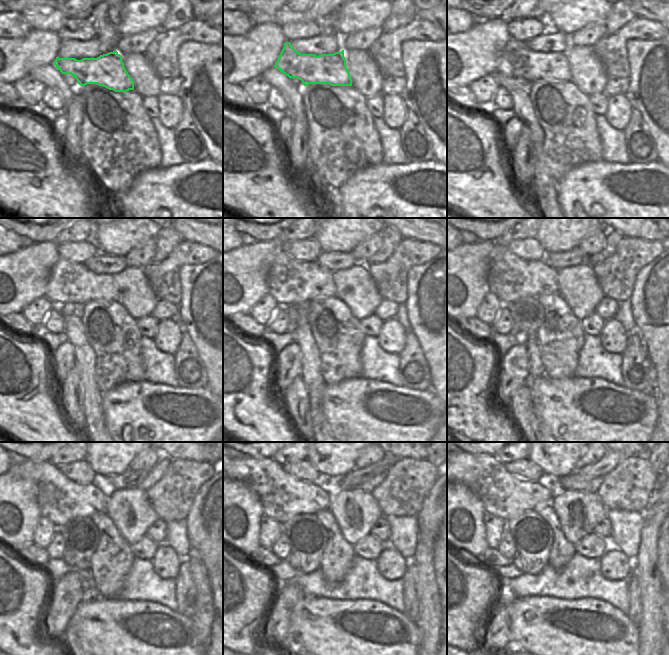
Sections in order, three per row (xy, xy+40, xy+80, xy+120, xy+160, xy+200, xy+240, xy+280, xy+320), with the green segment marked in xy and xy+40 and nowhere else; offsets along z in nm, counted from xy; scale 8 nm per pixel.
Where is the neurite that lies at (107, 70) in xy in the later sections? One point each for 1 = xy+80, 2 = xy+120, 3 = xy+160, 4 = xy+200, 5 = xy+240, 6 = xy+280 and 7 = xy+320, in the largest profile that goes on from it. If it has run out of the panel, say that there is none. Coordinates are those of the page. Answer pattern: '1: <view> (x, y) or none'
1: xy+80 (517, 60)
2: xy+120 (68, 282)
3: xy+160 (290, 281)
4: xy+200 (510, 278)
5: xy+240 (60, 500)
6: xy+280 (282, 496)
7: xy+320 (503, 494)

